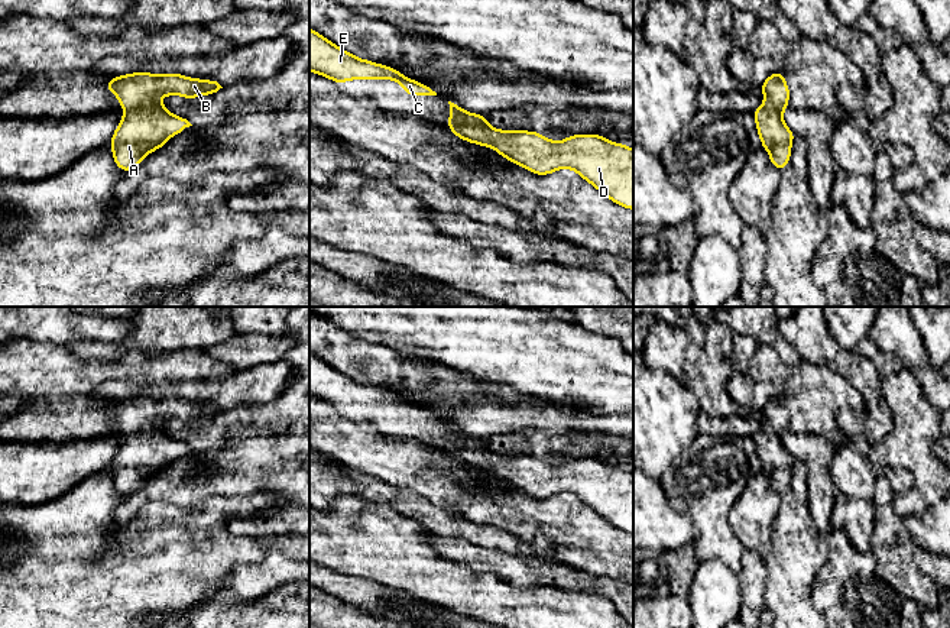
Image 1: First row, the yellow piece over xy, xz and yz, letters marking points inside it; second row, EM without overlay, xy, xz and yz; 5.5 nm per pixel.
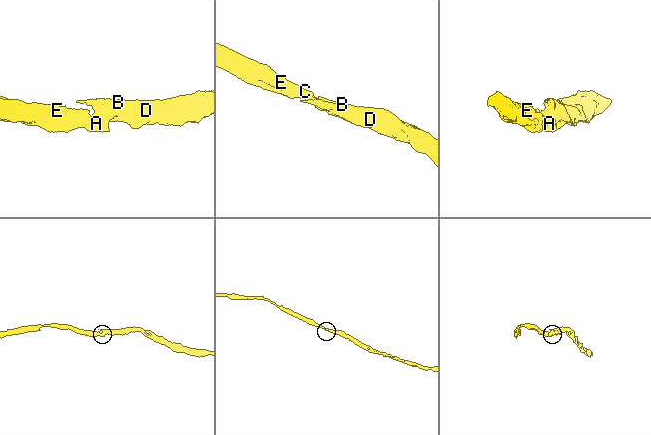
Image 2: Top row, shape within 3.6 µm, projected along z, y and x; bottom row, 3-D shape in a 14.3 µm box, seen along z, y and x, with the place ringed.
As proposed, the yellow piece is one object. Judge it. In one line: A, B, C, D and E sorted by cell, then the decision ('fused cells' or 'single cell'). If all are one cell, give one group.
A B C D E; single cell

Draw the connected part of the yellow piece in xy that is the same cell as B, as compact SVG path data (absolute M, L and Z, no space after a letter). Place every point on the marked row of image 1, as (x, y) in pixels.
M140 71L111 78L106 88L116 94L119 104L124 107L124 116L108 148L113 149L114 164L126 172L134 169L147 153L165 146L168 137L192 126L187 119L171 114L163 107L165 101L156 103L158 94L163 98L178 94L192 100L217 93L223 87L214 80Z

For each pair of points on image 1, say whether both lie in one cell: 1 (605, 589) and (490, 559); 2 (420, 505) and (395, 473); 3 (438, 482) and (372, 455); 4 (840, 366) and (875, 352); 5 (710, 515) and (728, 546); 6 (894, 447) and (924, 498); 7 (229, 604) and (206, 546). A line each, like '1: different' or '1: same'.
1: same
2: different
3: same
4: different
5: same
6: same
7: different

